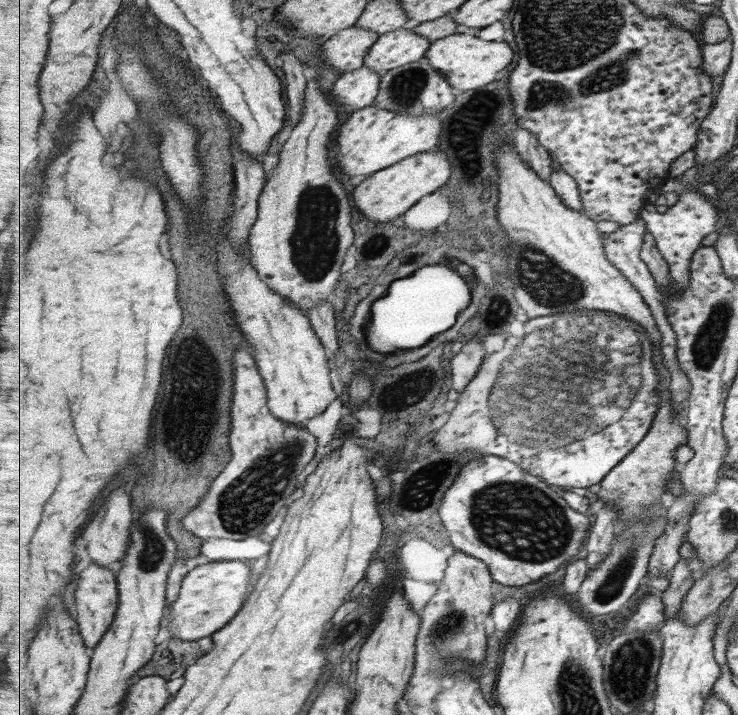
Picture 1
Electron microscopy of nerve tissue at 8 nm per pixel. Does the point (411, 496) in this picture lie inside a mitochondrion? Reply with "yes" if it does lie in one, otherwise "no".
yes

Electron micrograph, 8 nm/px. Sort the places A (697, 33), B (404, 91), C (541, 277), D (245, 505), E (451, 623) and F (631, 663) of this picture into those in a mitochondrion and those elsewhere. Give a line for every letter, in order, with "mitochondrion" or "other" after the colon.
A: other
B: mitochondrion
C: mitochondrion
D: mitochondrion
E: mitochondrion
F: mitochondrion

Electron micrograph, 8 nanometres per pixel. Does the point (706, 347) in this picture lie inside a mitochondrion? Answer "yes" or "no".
yes

